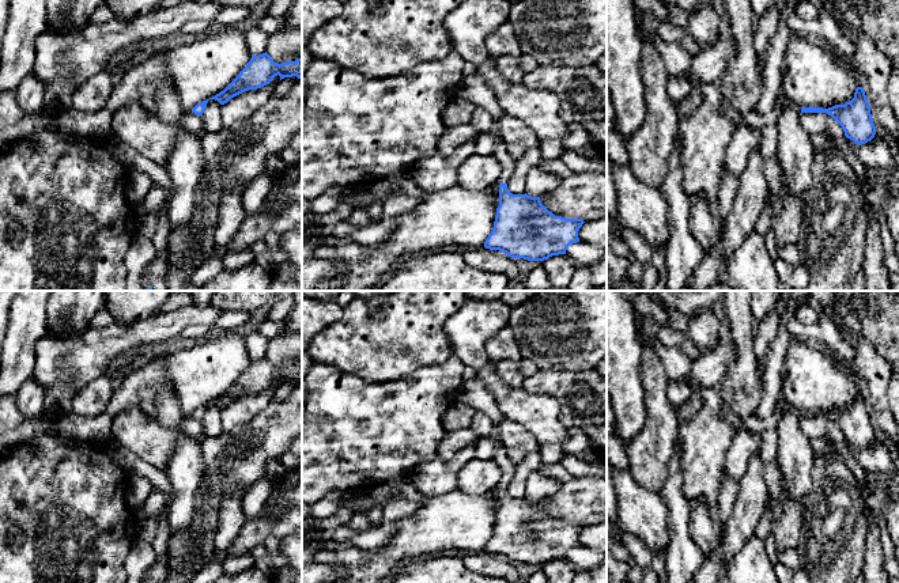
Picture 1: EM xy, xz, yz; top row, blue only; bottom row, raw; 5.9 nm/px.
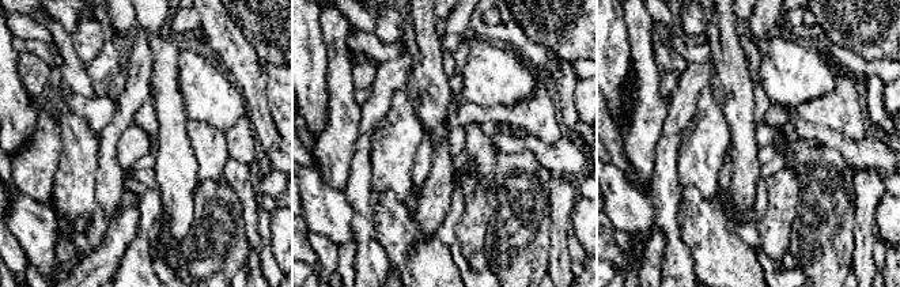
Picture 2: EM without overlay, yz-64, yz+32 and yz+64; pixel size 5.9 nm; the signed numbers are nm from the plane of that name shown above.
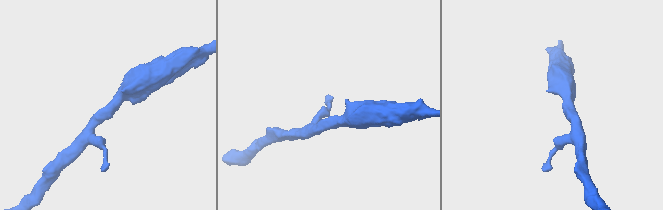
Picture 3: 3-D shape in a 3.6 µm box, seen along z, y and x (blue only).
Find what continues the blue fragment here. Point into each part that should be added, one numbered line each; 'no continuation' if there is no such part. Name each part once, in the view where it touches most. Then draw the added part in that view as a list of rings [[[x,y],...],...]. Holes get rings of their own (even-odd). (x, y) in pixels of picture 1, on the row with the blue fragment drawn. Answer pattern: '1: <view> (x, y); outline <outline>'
no continuation

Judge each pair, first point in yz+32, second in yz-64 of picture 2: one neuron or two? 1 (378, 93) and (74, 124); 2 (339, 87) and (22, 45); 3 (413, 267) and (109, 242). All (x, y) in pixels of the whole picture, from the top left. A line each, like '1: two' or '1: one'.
1: two
2: two
3: two

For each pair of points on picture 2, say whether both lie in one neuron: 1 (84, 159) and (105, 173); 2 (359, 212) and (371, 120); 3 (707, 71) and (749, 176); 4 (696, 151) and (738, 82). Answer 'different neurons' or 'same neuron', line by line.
1: different neurons
2: same neuron
3: different neurons
4: different neurons

